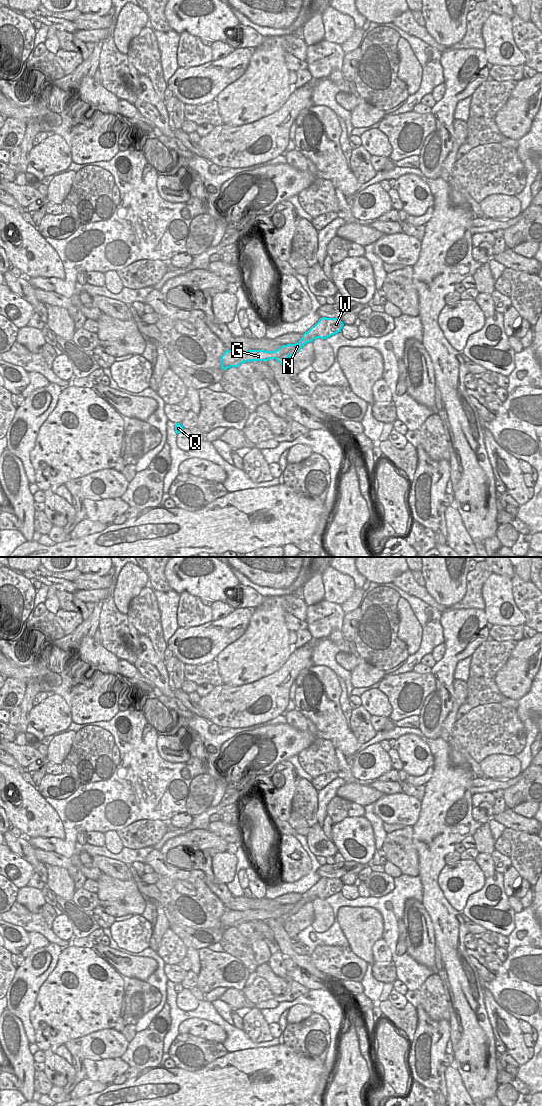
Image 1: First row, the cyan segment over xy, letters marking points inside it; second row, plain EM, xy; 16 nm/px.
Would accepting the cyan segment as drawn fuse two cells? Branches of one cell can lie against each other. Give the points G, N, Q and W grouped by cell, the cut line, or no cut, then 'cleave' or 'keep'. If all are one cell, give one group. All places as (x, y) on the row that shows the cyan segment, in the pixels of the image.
groups G N W / Q; cut xy (294, 352), (288, 351), (276, 359); cleave

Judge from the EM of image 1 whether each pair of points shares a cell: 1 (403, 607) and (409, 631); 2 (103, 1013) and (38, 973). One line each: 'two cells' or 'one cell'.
1: one cell
2: two cells

